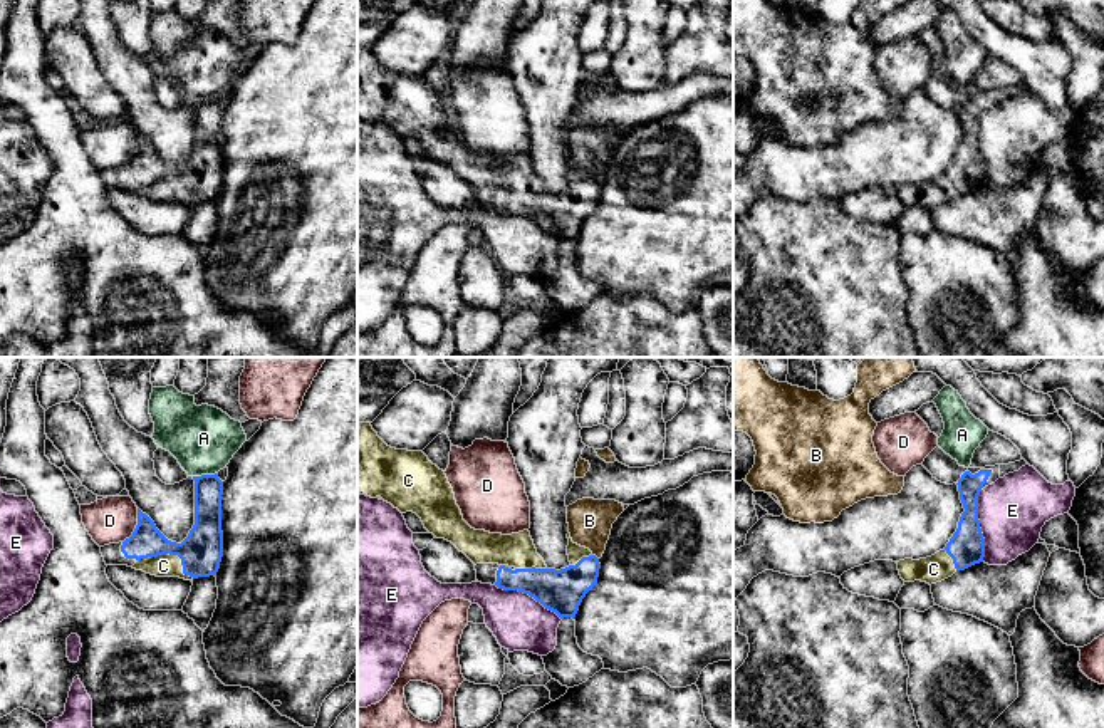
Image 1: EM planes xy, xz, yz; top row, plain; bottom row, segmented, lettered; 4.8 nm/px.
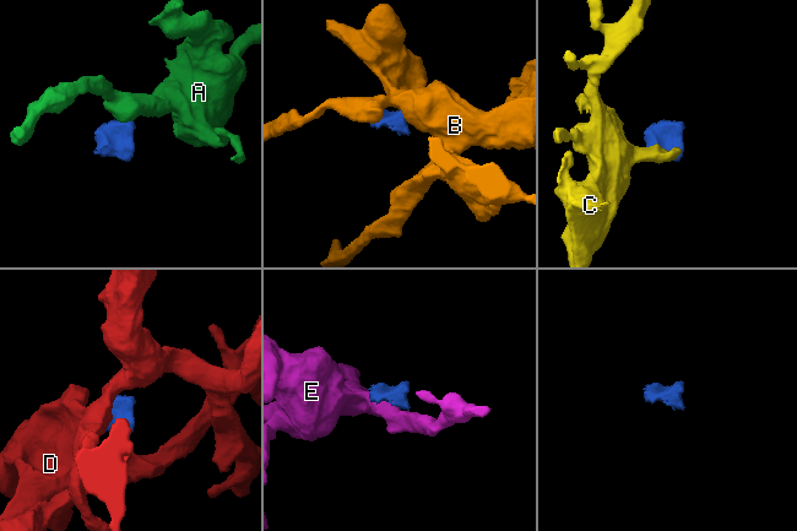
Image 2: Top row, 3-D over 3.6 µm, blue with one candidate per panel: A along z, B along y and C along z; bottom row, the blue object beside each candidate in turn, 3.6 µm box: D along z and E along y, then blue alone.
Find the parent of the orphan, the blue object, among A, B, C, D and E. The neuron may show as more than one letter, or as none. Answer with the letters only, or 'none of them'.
C

